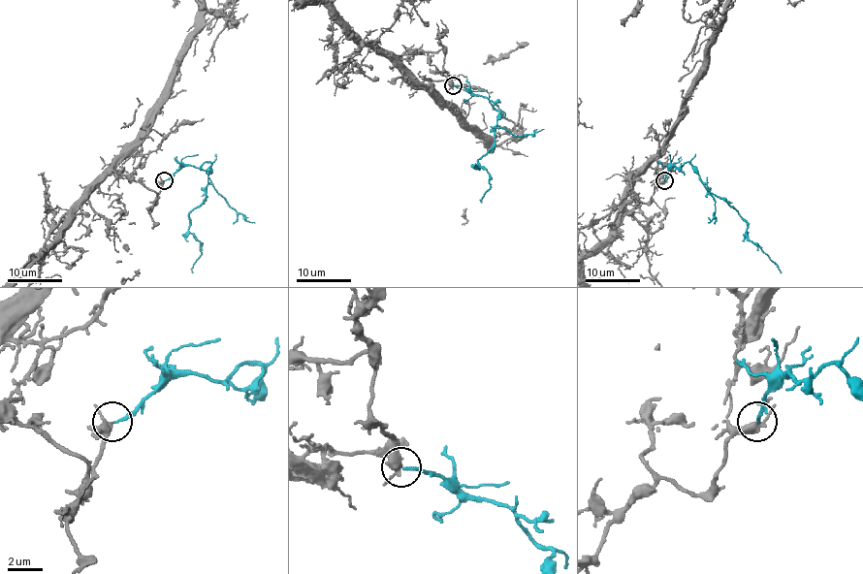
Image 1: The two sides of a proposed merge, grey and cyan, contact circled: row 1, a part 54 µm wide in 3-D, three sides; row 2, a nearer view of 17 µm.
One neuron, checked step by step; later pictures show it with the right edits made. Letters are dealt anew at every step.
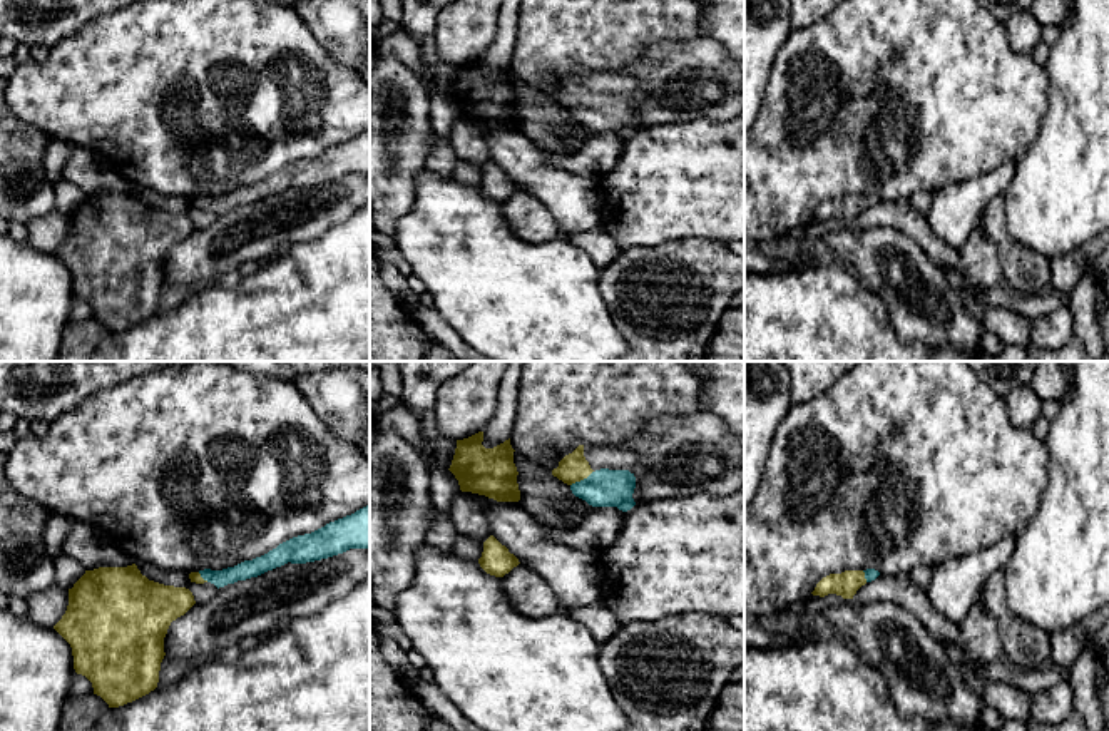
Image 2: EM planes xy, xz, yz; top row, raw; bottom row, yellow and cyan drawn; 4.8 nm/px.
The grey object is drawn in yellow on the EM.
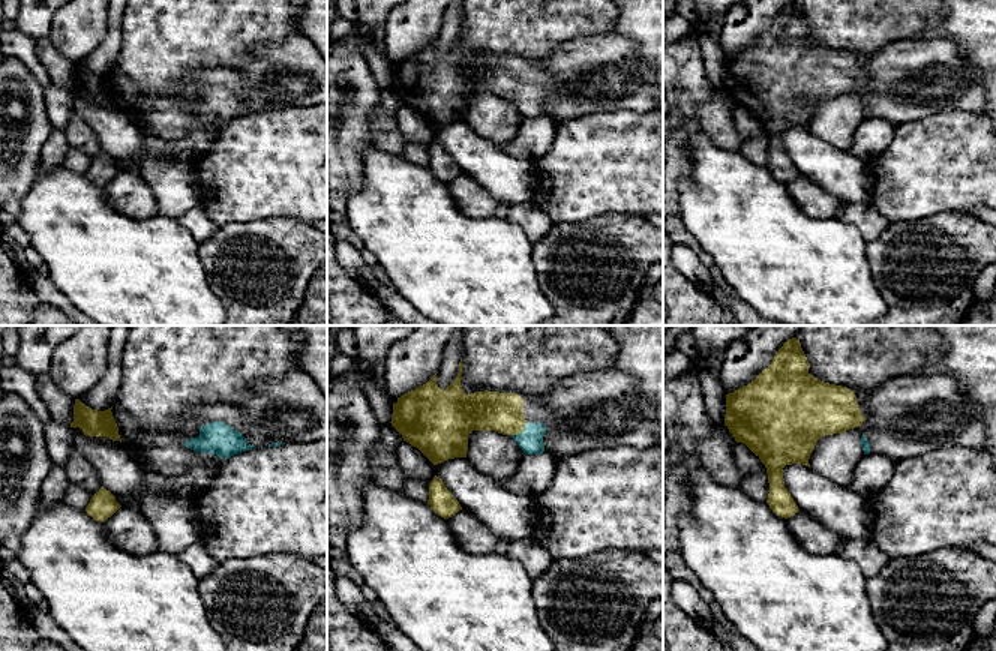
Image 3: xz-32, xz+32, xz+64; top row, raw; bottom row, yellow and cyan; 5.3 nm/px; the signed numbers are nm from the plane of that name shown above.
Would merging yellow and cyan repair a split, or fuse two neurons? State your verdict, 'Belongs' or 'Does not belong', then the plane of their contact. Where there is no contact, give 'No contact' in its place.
Belongs. Touches yellow in xz

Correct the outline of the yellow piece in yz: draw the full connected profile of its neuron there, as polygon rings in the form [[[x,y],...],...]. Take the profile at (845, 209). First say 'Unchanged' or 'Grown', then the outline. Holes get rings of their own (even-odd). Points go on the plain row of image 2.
Grown. [[[875,194],[845,196],[841,199],[830,199],[816,209],[811,219],[820,222],[836,219],[841,221],[843,224],[853,224],[853,221],[861,211],[875,206],[878,201],[880,197]]]

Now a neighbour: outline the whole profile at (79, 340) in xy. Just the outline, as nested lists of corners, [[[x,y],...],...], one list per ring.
[[[97,319],[69,321],[57,361],[89,361],[90,353],[109,330]]]

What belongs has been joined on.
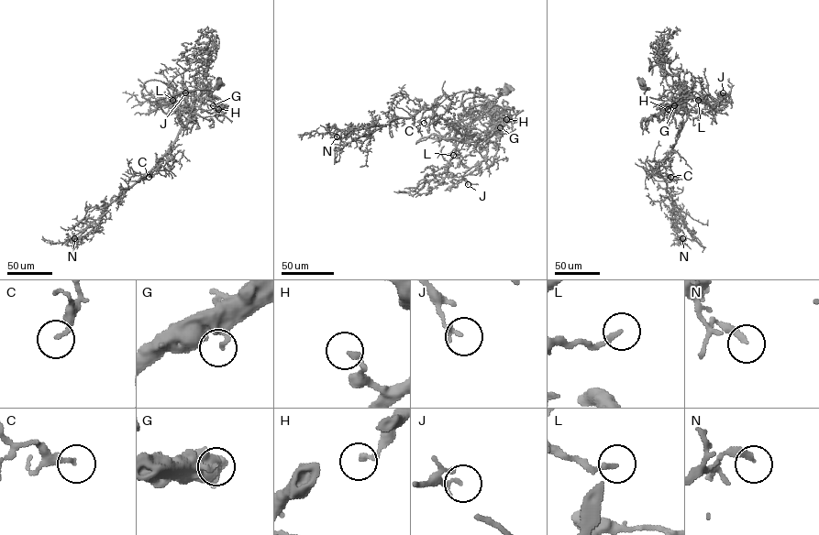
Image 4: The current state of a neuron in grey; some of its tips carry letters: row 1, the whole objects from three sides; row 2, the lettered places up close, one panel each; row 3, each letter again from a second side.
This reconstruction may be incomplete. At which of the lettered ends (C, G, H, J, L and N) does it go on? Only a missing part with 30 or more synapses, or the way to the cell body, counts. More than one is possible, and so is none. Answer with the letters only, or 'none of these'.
none of these

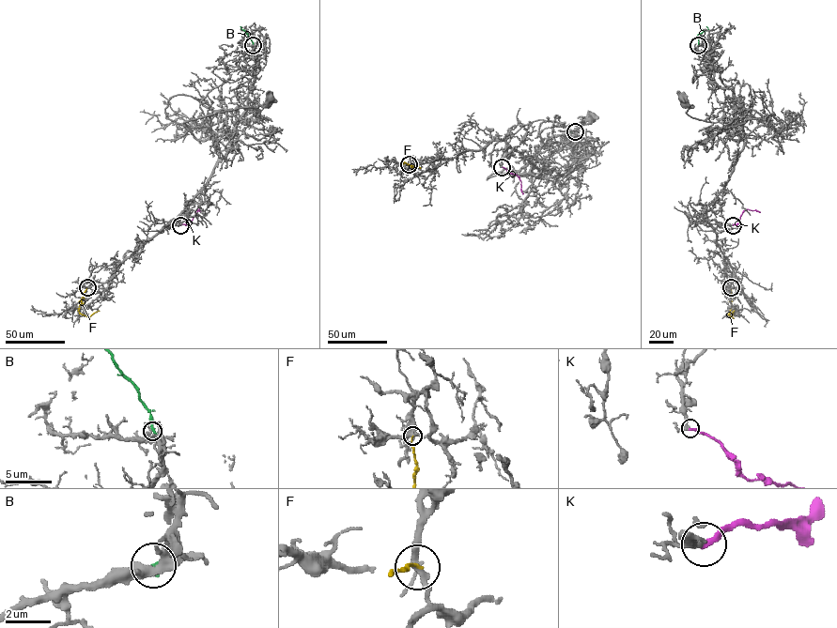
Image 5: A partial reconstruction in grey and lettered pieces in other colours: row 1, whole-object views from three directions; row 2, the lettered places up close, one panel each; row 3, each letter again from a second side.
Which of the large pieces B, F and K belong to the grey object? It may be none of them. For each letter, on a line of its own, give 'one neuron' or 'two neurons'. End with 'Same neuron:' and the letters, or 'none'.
B: two neurons
F: two neurons
K: two neurons
Same neuron: none

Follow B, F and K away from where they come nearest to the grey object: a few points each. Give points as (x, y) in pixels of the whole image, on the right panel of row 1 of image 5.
B: (698, 44), (697, 35), (708, 29), (706, 26)
F: (731, 287), (732, 309), (728, 314), (732, 316), (734, 311)
K: (733, 225), (739, 222), (740, 216), (748, 208), (760, 212)

